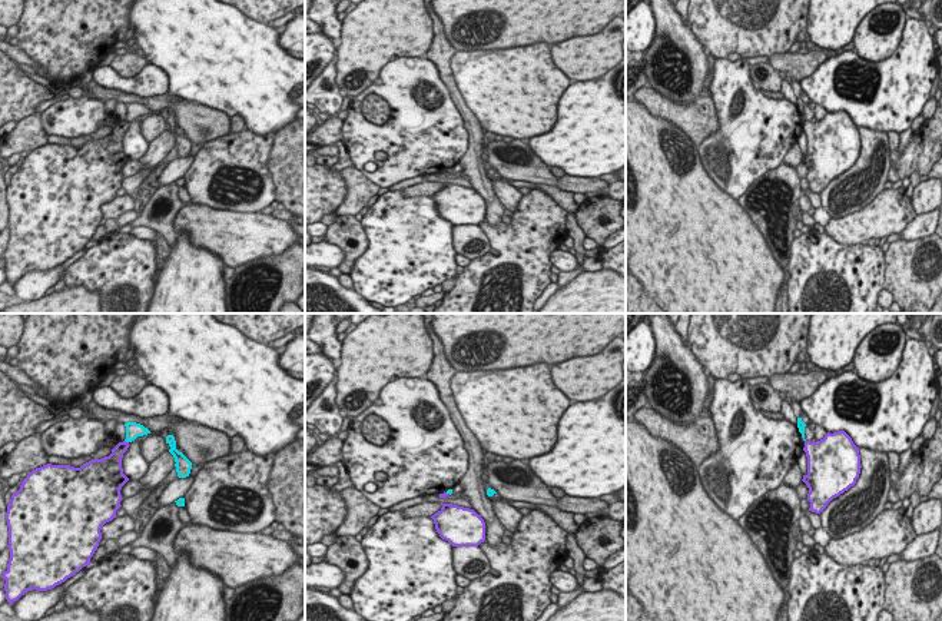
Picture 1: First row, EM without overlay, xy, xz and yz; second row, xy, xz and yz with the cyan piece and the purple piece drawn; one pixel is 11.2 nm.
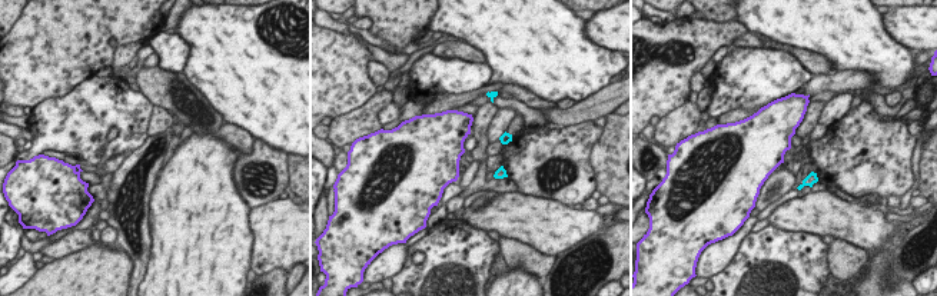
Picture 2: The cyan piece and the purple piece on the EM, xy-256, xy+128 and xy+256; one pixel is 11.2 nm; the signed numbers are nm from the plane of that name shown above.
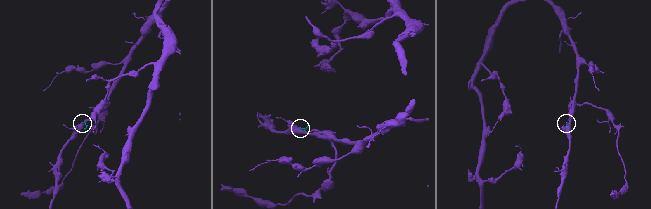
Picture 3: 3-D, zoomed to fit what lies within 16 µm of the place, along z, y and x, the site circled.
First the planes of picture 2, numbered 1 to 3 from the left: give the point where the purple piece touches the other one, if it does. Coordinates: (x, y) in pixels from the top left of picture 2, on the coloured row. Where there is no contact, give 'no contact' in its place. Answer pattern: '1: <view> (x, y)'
1: no contact
2: no contact
3: no contact

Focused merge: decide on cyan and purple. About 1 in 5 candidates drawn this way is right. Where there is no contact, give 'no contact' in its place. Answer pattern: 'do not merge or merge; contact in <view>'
do not merge; contact in xy

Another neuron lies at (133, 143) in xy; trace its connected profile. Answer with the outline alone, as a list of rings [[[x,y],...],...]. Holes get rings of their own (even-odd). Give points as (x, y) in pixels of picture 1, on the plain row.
[[[136,119],[129,122],[129,127],[123,133],[123,137],[122,137],[123,153],[129,159],[136,160],[140,156],[143,156],[143,153],[147,149],[147,145],[149,143],[140,135],[140,124],[139,124],[139,122]]]

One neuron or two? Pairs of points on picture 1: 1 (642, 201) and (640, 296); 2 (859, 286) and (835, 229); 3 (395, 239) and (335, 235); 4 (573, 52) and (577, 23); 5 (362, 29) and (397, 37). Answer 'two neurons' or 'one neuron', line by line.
1: two neurons
2: two neurons
3: two neurons
4: two neurons
5: one neuron

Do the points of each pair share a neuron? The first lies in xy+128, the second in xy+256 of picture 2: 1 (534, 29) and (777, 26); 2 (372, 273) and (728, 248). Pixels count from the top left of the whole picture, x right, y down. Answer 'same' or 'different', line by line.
1: same
2: same

